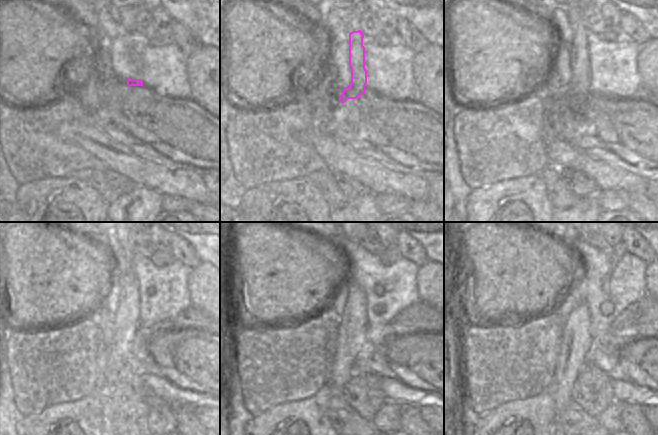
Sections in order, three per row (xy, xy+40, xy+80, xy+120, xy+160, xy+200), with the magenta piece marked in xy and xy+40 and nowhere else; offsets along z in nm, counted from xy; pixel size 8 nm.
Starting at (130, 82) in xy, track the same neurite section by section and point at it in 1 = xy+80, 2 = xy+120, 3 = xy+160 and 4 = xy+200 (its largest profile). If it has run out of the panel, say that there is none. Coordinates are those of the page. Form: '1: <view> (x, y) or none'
1: xy+80 (578, 88)
2: xy+120 (126, 320)
3: xy+160 (353, 322)
4: xy+200 (576, 341)

